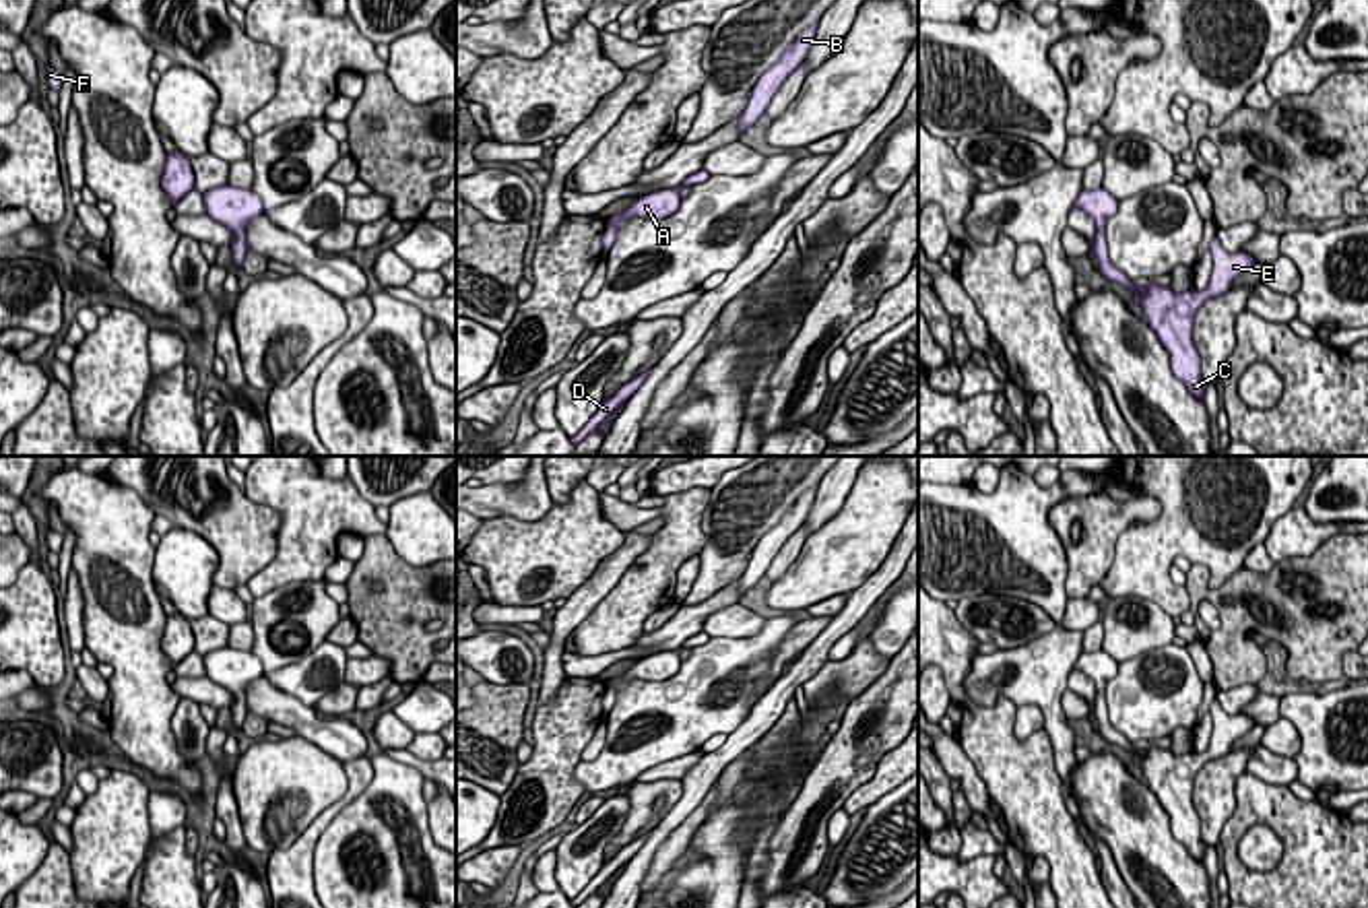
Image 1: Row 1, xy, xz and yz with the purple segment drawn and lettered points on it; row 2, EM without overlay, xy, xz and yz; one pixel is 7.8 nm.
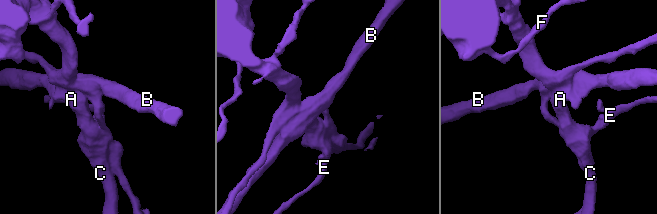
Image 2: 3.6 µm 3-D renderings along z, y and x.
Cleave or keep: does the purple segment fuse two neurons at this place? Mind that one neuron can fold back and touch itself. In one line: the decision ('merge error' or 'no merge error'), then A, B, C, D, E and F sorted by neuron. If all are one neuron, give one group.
merge error; groups A C D E F / B

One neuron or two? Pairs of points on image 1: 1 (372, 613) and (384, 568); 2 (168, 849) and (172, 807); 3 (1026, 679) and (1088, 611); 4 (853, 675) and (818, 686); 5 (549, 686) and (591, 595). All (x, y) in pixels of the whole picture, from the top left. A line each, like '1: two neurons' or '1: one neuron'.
1: one neuron
2: two neurons
3: two neurons
4: one neuron
5: one neuron

